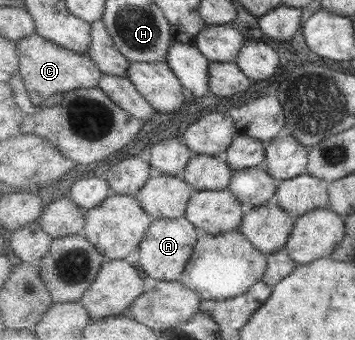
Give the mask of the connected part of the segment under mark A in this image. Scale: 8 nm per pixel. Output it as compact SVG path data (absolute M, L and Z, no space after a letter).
M186 218L160 219L151 222L151 229L139 248L139 261L145 275L158 281L180 281L186 262L199 242L200 231Z

